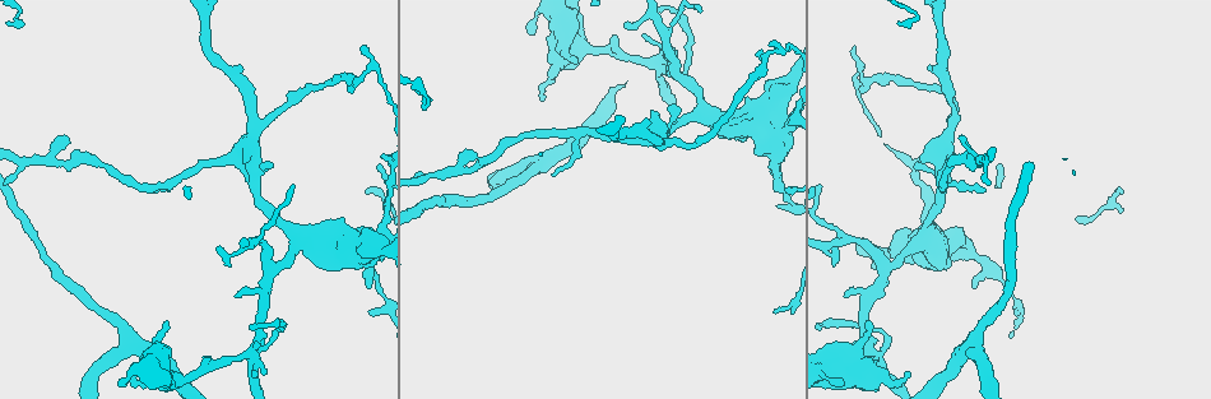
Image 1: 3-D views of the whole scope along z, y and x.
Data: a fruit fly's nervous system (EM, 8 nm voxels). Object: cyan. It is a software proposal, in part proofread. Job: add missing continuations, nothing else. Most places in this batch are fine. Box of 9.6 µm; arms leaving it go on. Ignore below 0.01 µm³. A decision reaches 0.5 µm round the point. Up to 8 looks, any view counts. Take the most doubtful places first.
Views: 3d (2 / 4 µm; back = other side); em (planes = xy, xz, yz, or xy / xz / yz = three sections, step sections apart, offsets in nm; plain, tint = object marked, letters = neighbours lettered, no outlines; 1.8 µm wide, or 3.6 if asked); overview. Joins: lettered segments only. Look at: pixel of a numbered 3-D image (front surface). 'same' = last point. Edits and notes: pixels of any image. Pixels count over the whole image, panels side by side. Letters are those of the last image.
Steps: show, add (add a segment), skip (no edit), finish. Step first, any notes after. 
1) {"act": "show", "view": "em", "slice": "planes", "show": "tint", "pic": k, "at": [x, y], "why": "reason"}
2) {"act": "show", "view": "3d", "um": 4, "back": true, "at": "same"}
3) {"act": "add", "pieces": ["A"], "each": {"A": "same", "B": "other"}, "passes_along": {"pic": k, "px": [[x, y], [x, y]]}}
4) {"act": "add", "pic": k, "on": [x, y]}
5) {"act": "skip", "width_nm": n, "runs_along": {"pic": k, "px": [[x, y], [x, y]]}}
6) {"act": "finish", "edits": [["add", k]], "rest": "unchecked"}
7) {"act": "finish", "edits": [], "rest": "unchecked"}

{"act": "show", "view": "em", "slice": "planes", "show": "plain", "pic": 1, "at": [251, 354]}

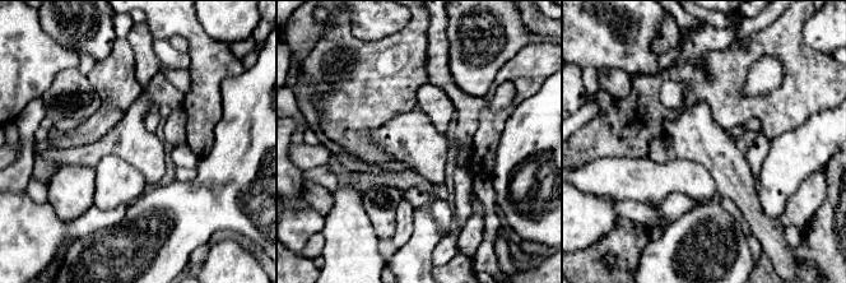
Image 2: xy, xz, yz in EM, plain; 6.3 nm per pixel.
{"act": "show", "view": "em", "slice": "planes", "show": "letters", "at": "same"}

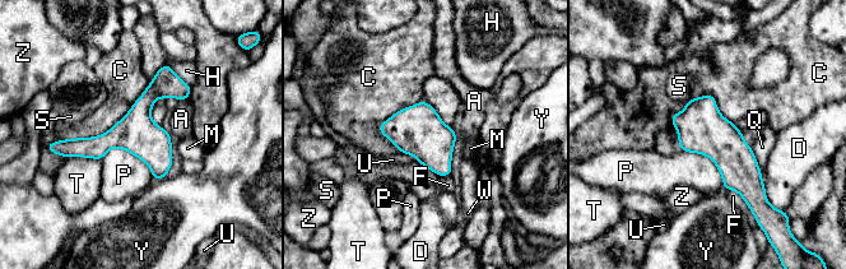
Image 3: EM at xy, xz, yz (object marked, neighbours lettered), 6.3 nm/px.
{"act": "skip", "each": {"A": "other", "C": "other", "D": "other", "F": "other", "H": "other", "M": "other", "P": "other", "Q": "other", "S": "other", "T": "other", "U": "other", "W": "other", "Y": "other", "Z": "other"}, "runs_along": {"pic": 3, "px": [[186, 88], [159, 88], [100, 145], [65, 149]]}, "found": "none of them fits"}

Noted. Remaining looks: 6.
{"act": "show", "view": "em", "slice": "yz", "step": 8, "show": "plain", "pic": 1, "at": [221, 248], "why": "an open end"}

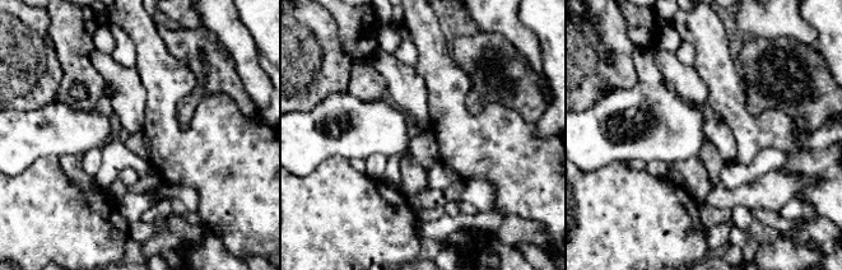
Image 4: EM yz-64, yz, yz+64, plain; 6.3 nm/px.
{"act": "show", "view": "em", "slice": "yz", "step": 8, "show": "letters", "at": "same", "why": "see the neighbours"}

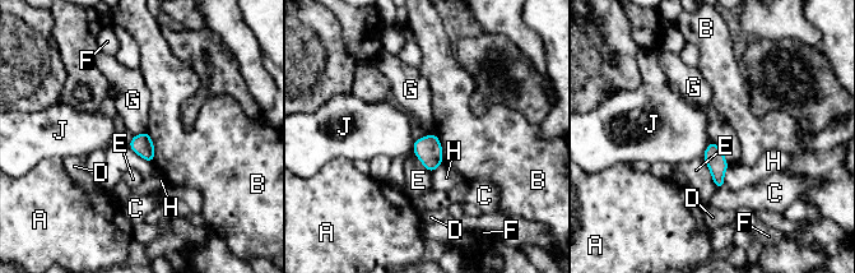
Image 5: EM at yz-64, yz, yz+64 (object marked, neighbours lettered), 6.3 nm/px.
{"act": "skip", "each": {"A": "other", "B": "other", "C": "other", "D": "other", "E": "other", "F": "other", "G": "other", "H": "other", "J": "other"}, "found": "none of them fits"}

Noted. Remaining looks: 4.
{"act": "show", "view": "em", "slice": "planes", "show": "tint", "pic": 1, "at": [870, 322], "why": "tapers out"}

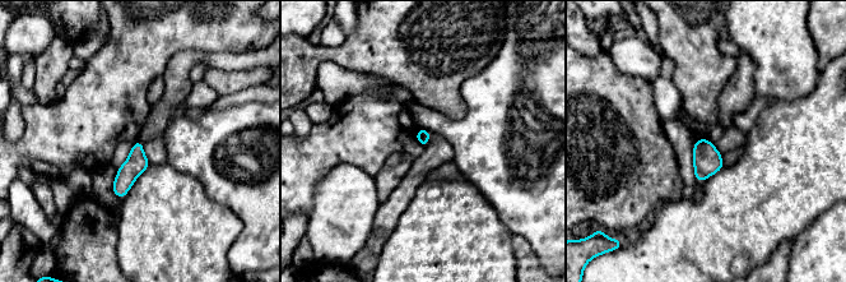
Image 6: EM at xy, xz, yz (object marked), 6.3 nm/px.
{"act": "show", "view": "em", "slice": "planes", "show": "letters", "at": "same"}

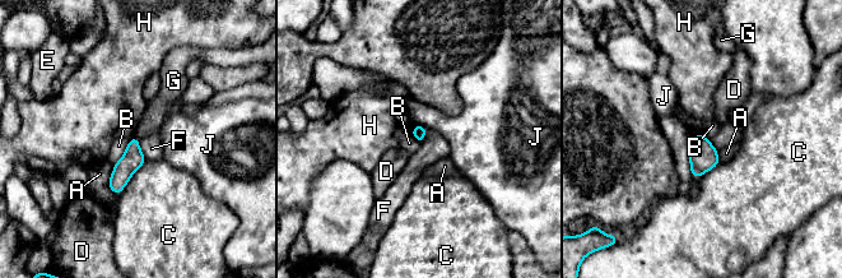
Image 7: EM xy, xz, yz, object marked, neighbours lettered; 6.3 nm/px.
{"act": "skip", "longest_contact_nm": ["C", 300], "each": {"A": "other", "B": "other", "C": "other", "D": "other", "E": "other", "F": "other", "G": "other", "H": "other", "J": "other"}, "border": {"pic": 7, "px": [[134, 135], [115, 165]]}, "found": "no lettered segment goes on from it"}

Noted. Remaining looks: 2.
{"act": "show", "view": "em", "um": 3.6, "slice": "xy", "step": 4, "show": "letters", "pic": 1, "at": [778, 205], "why": "thin end"}

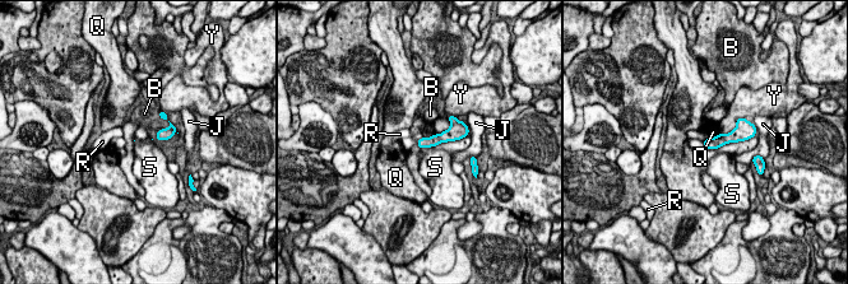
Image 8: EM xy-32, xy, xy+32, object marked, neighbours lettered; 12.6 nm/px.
{"act": "show", "view": "em", "um": 3.6, "slice": "planes", "show": "letters", "at": "same"}

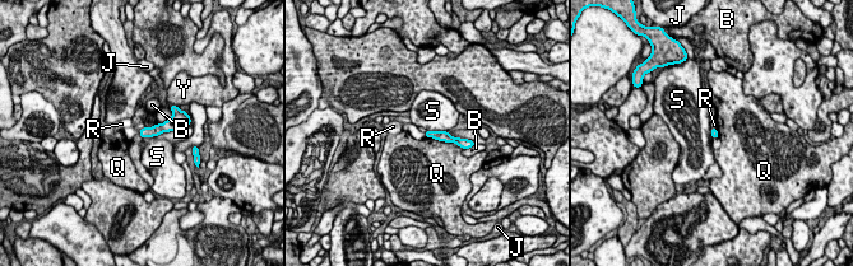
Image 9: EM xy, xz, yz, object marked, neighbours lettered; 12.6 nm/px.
{"act": "skip", "each": {"B": "other", "J": "other", "Q": "other", "R": "other", "S": "other", "Y": "other"}, "found": "no lettered segment goes on from it"}

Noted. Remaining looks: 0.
{"act": "finish", "edits": [], "rest": "unchecked"}

